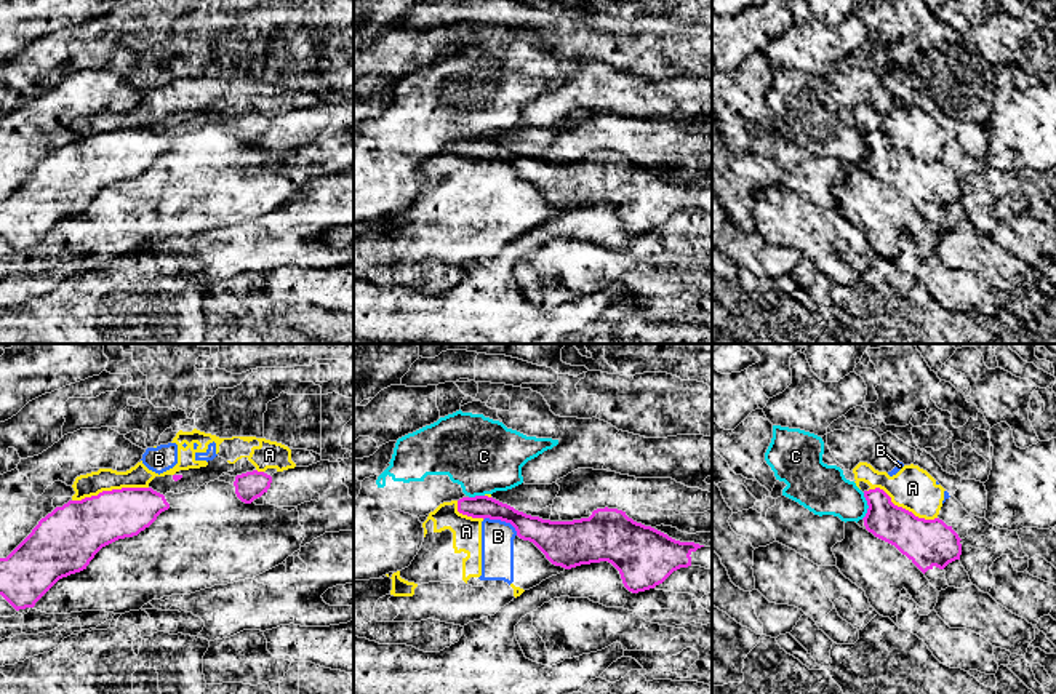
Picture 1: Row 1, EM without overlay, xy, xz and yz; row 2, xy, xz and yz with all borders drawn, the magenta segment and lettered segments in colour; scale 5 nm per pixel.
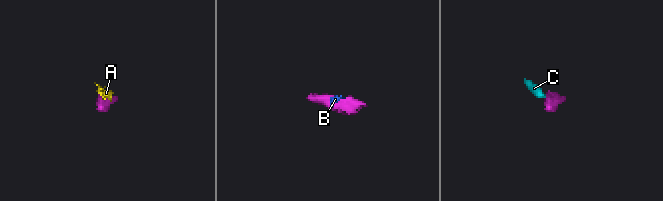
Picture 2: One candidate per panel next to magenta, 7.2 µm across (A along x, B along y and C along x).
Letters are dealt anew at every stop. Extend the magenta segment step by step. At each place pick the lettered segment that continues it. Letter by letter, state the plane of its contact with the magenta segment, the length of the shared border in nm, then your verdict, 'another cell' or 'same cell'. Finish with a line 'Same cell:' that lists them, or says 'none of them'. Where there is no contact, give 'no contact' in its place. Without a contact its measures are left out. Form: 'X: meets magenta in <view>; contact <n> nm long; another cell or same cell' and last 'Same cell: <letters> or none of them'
A: meets magenta in xy; contact 400 nm long; another cell
B: meets magenta in xz; contact 190 nm long; another cell
C: meets magenta in yz; contact 140 nm long; another cell
Same cell: none of them

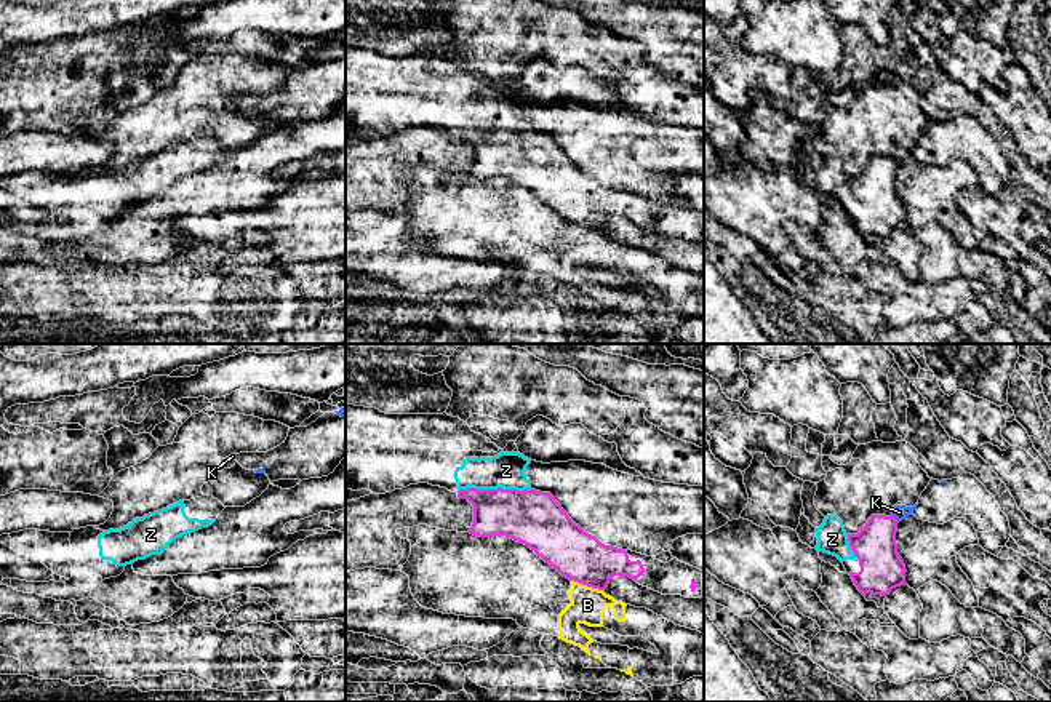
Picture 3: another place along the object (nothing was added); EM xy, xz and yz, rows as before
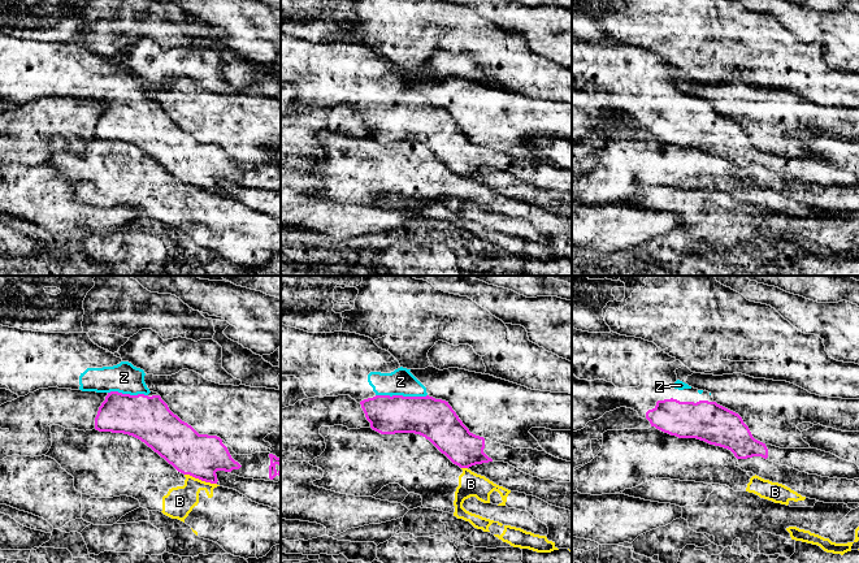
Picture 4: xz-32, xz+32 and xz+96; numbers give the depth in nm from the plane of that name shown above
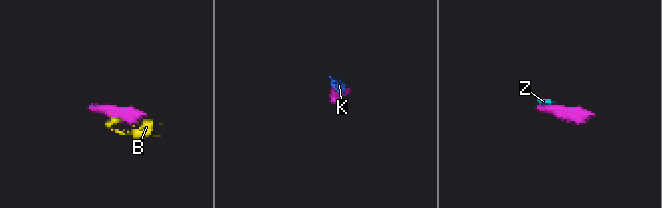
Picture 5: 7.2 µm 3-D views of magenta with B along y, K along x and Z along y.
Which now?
B: meets magenta in xz; contact 170 nm long; another cell
K: meets magenta in yz; contact 60 nm long; another cell
Z: meets magenta in xz; contact 360 nm long; same cell
Same cell: Z

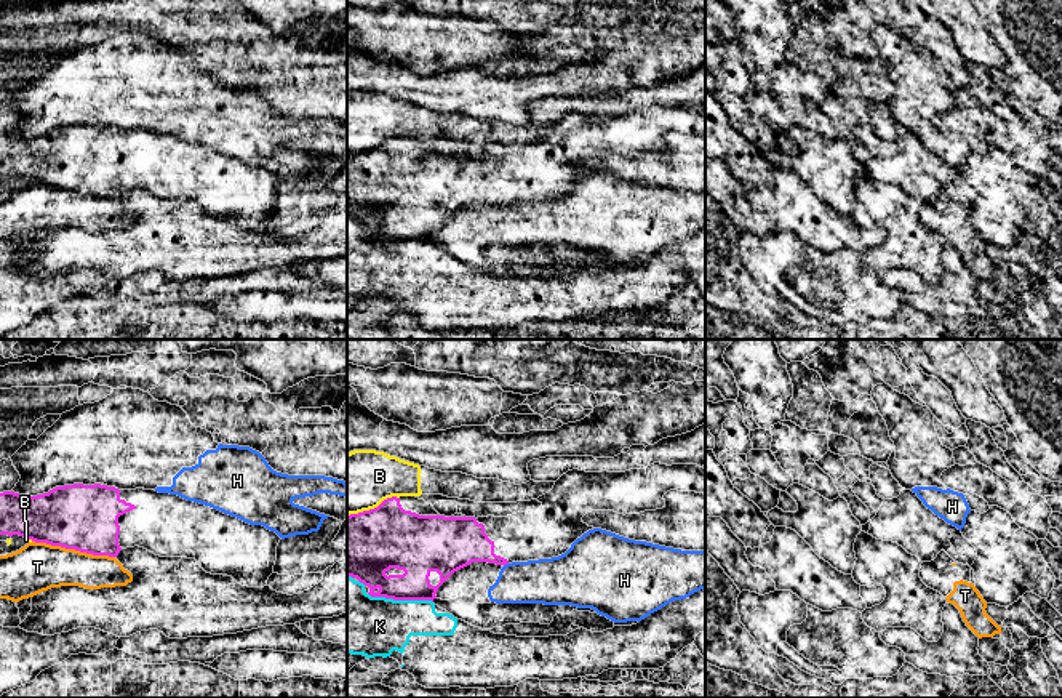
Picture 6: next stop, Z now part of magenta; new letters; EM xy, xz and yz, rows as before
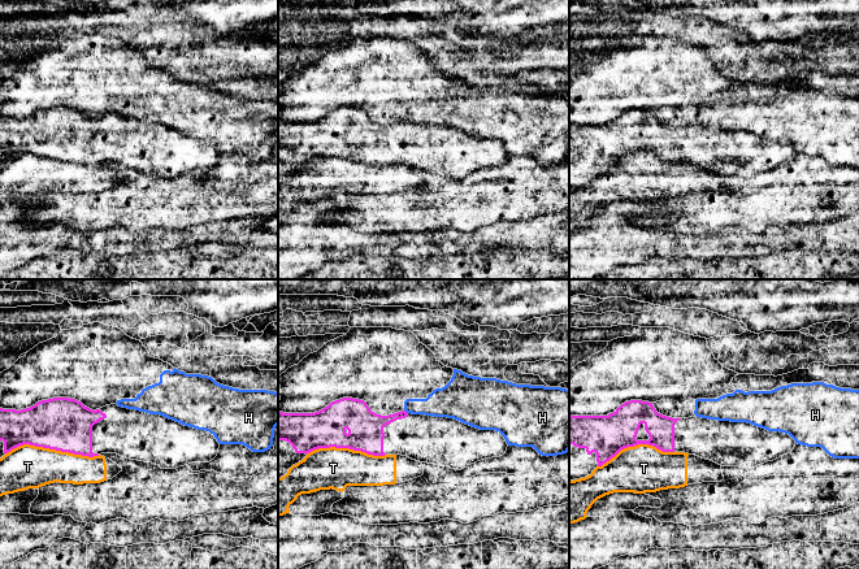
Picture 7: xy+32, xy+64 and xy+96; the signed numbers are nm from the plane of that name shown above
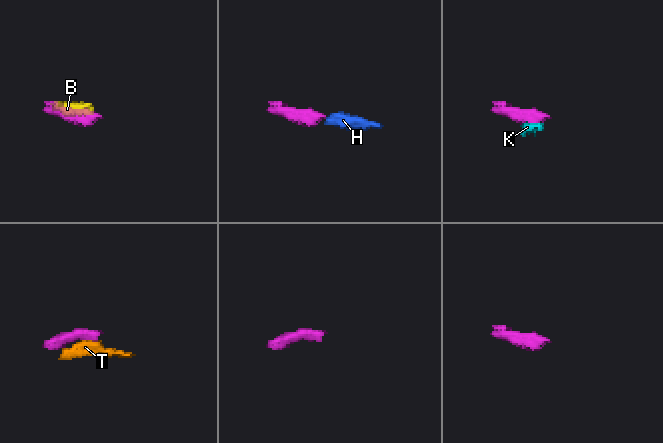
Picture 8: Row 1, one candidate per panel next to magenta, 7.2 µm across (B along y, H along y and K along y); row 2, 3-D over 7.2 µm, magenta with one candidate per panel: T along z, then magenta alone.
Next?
B: meets magenta in xz; contact 280 nm long; another cell
H: meets magenta in xz; contact 30 nm long; another cell
K: meets magenta in xz; contact 340 nm long; another cell
T: meets magenta in xy; contact 420 nm long; another cell
Same cell: none of them

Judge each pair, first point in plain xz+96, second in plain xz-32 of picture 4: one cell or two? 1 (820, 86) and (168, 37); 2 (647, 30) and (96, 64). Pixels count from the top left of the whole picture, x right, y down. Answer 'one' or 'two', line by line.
1: one
2: two

